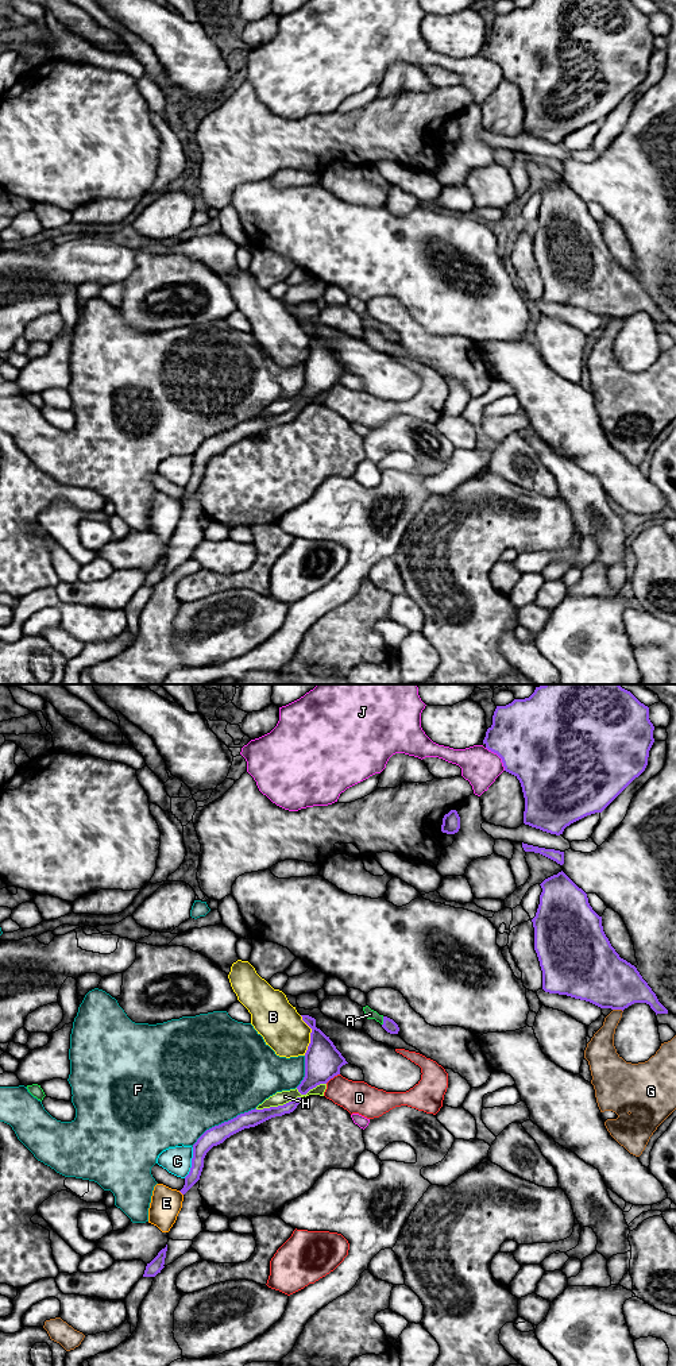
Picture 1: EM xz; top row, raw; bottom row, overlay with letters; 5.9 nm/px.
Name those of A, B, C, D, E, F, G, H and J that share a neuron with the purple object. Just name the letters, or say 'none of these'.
A

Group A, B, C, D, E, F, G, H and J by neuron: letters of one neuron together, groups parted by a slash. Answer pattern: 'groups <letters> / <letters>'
groups A / B / C / D / E / F / G / H / J

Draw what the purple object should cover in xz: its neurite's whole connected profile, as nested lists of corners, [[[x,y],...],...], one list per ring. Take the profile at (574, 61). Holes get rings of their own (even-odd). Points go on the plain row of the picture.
[[[534,0],[529,7],[514,8],[506,15],[497,15],[492,34],[487,38],[483,53],[497,62],[503,72],[505,80],[514,84],[522,96],[525,107],[524,132],[542,140],[560,144],[571,132],[602,121],[648,74],[649,59],[654,51],[654,35],[649,28],[649,16],[641,12],[630,0]]]

